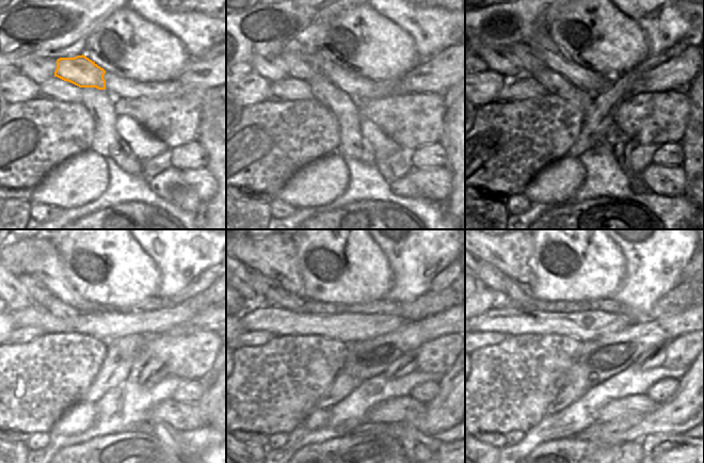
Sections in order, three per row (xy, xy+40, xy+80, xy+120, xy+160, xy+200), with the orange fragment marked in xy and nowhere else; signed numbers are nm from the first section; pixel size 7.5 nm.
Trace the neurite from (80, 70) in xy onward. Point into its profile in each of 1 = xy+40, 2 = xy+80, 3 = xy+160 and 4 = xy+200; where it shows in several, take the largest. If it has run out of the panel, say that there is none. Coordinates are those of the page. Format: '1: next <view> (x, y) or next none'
1: next xy+40 (300, 66)
2: next xy+80 (530, 64)
3: next xy+160 (273, 292)
4: next xy+200 (490, 276)

